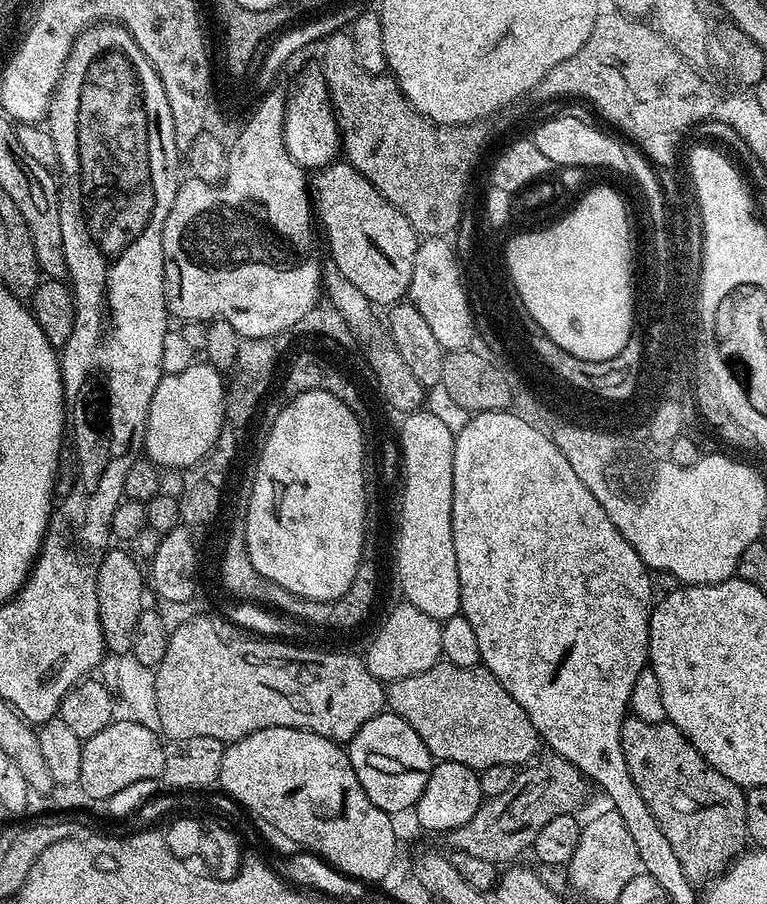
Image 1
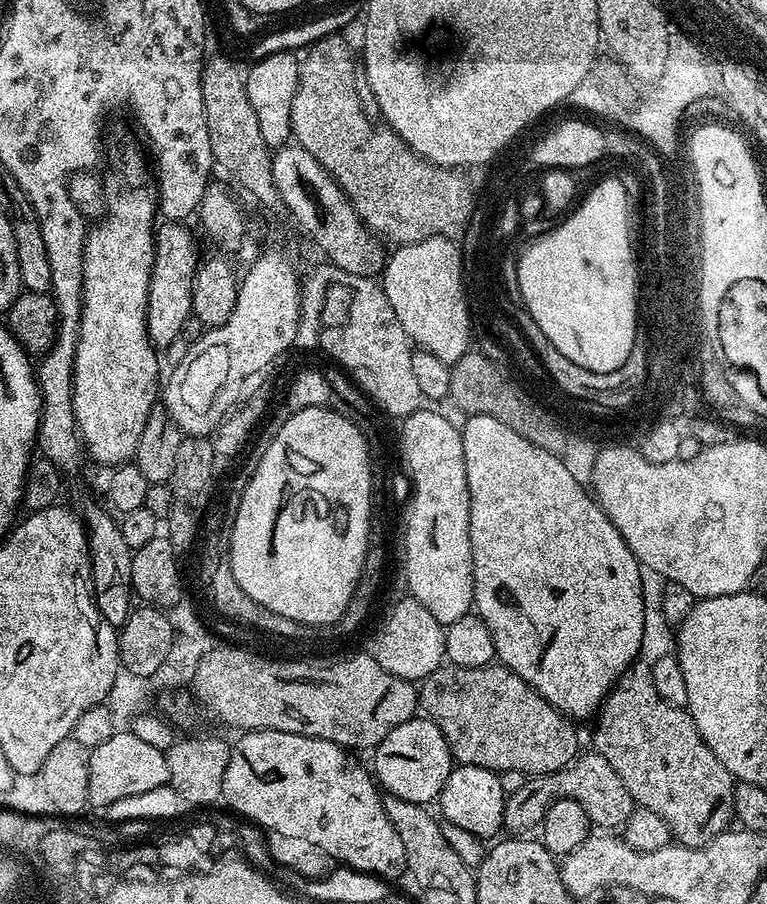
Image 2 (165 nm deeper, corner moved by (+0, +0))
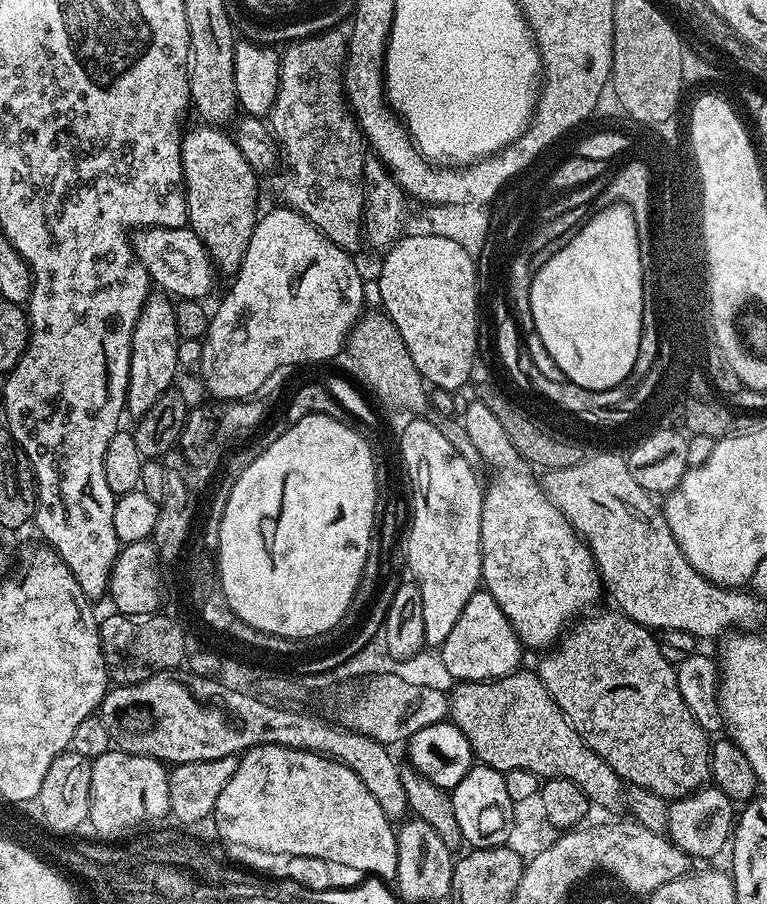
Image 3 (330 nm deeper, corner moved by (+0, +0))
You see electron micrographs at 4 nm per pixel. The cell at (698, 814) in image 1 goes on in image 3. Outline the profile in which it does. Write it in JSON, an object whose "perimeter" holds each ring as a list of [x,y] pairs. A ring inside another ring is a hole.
{"perimeter":[[[611,611],[596,612],[593,616],[585,615],[583,618],[577,619],[556,641],[555,645],[541,655],[544,657],[540,660],[540,668],[538,667],[540,681],[544,683],[550,698],[554,698],[556,706],[562,710],[564,717],[574,726],[577,734],[582,737],[584,745],[598,753],[618,773],[621,780],[637,788],[650,790],[669,802],[688,796],[691,792],[696,792],[709,783],[712,774],[712,749],[709,733],[704,731],[704,728],[694,718],[694,714],[690,714],[690,706],[686,706],[686,702],[682,702],[682,690],[678,690],[676,669],[669,660],[662,658],[660,640],[657,637],[652,637],[655,635],[649,629],[643,628],[638,622],[625,616],[623,612]]]}

